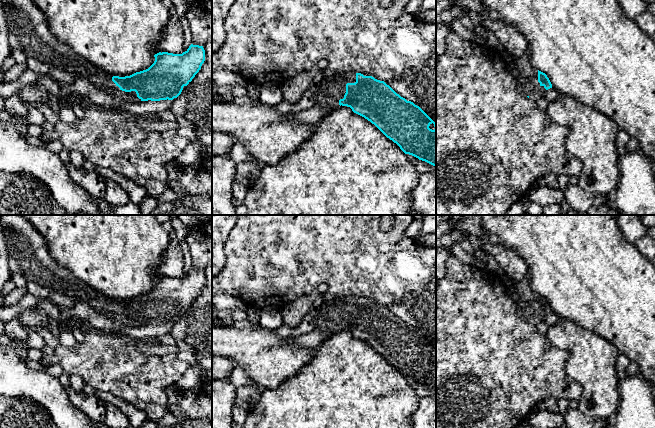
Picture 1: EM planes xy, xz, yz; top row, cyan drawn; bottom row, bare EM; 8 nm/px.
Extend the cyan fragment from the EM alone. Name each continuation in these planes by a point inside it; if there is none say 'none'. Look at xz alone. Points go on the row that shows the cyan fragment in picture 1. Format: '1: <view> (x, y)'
1: xz (332, 88)

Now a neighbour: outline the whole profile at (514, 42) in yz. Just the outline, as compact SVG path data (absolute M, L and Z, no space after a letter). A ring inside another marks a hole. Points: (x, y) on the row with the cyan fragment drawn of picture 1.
M488 17L483 18L479 25L492 31L509 54L518 58L529 52L526 38L514 26L500 19L491 20Z

